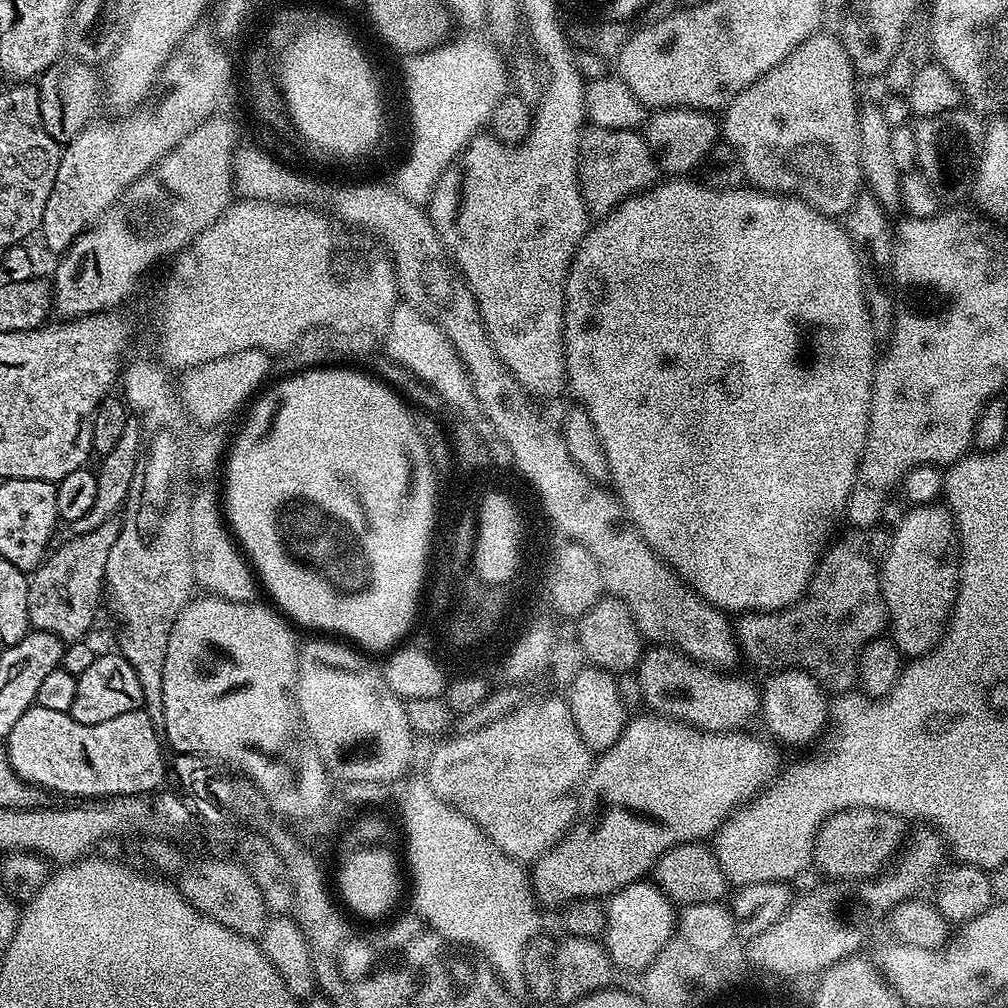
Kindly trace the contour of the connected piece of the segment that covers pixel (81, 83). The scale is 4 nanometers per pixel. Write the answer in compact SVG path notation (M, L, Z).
M61 58L51 64L39 77L40 113L46 126L46 134L63 146L73 140L88 124L91 124L96 112L96 99L102 96L102 84L95 67L75 58Z

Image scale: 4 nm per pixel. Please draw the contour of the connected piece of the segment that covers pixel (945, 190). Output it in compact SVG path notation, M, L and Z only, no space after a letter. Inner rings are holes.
M964 111L926 116L915 125L918 142L917 165L926 174L926 178L930 178L934 190L944 202L964 200L967 196L969 199L976 186L976 171L984 149L985 125L980 124L981 117L975 111Z

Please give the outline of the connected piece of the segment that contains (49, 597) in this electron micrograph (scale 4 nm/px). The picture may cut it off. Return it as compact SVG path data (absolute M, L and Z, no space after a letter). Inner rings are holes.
M108 519L97 529L88 533L73 535L60 549L49 551L43 564L31 573L28 581L29 625L35 631L49 632L60 640L71 642L83 640L89 634L92 623L96 620L96 607L102 604L102 593L106 585L106 558L114 542L118 542L121 521Z

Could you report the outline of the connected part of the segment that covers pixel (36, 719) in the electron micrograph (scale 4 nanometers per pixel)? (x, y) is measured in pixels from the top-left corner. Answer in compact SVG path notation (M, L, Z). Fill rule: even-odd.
M33 706L27 708L18 722L14 722L6 737L6 747L10 766L14 766L16 773L28 784L35 784L49 794L61 792L64 796L92 796L88 798L140 798L138 796L143 792L155 793L164 780L166 748L158 726L143 710L118 714L118 718L110 718L110 722L85 725L75 720L71 712Z

